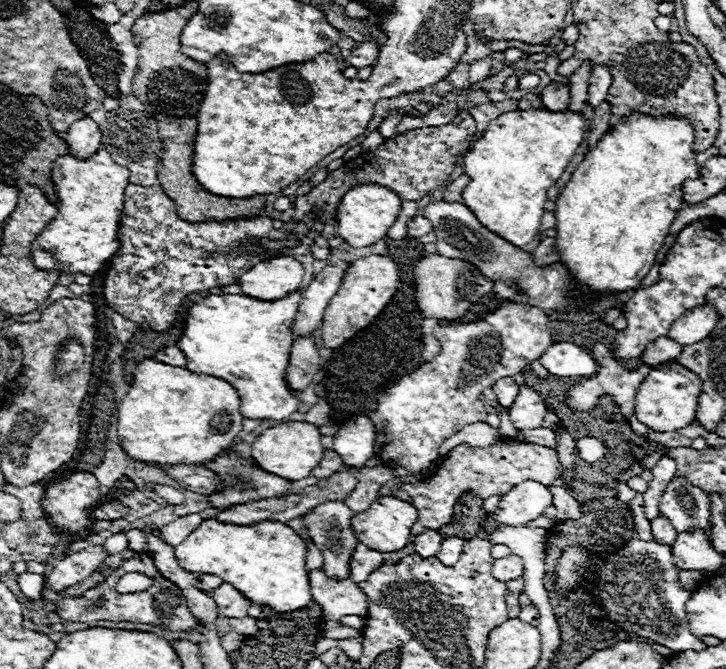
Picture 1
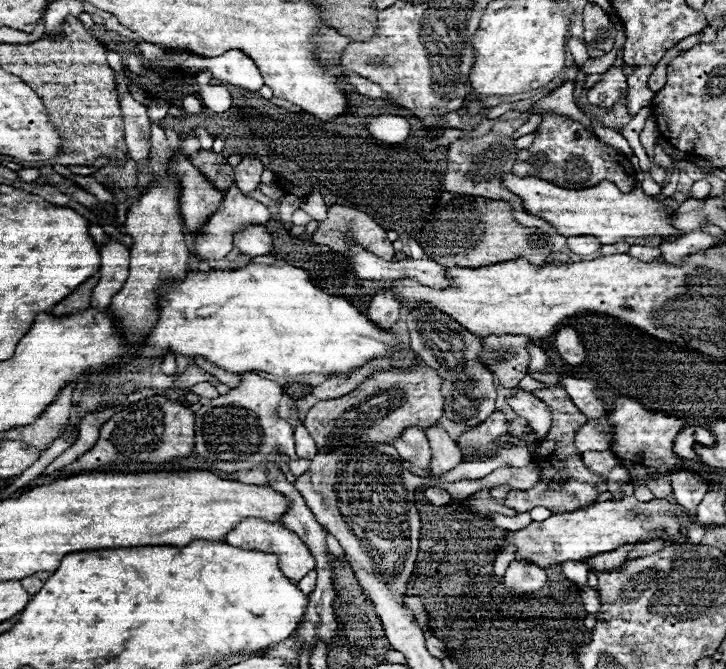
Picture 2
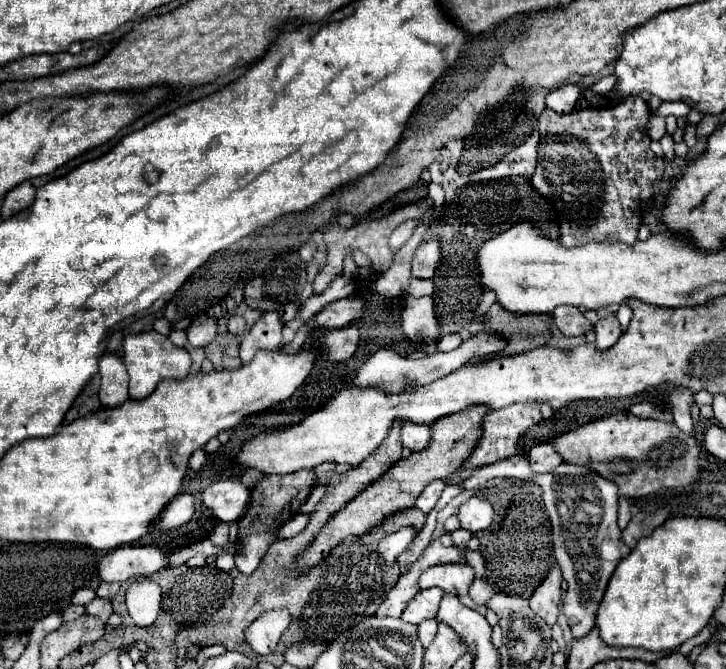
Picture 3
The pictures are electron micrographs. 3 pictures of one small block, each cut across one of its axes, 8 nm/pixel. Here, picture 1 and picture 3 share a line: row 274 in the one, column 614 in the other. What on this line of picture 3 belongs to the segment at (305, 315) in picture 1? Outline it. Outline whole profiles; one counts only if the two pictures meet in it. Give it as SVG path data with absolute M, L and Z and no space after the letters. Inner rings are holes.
M616 316L600 318L596 324L596 346L598 346L598 350L608 350L612 344L616 344L620 334L622 334L622 330L620 330L620 322Z

